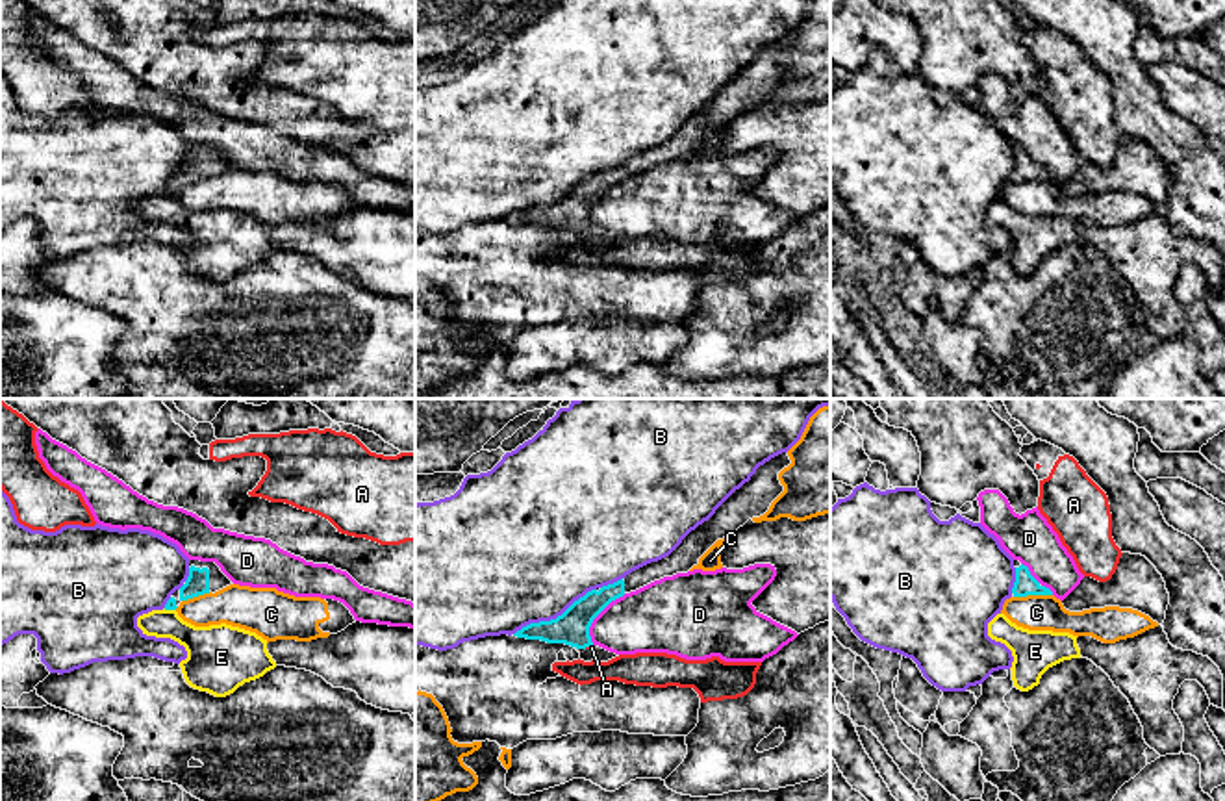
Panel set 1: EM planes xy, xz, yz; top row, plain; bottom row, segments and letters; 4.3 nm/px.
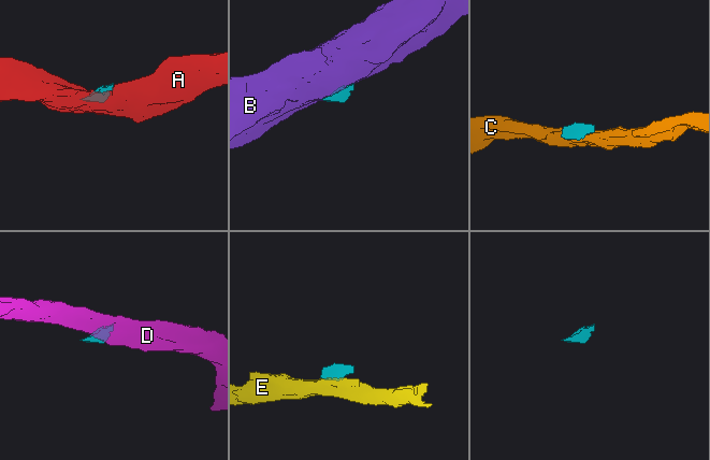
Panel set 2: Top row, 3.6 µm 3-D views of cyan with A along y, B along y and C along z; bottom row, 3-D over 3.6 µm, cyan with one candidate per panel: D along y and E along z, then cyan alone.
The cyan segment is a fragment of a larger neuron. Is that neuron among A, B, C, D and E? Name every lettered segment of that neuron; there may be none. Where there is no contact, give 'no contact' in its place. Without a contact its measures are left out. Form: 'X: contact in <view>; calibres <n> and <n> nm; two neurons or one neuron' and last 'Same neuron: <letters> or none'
A: contact in xz; calibres 150 and 20 nm; two neurons
B: contact in xz; calibres 150 and 480 nm; two neurons
C: contact in yz; calibres 100 and 160 nm; two neurons
D: contact in xz; calibres 150 and 300 nm; two neurons
E: contact in xy; calibres 50 and 200 nm; two neurons
Same neuron: none

